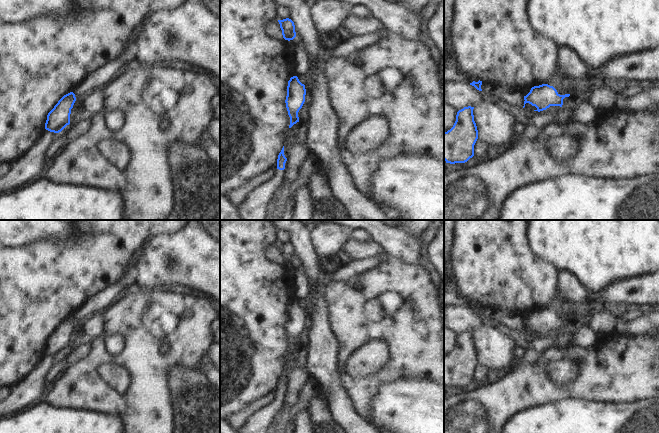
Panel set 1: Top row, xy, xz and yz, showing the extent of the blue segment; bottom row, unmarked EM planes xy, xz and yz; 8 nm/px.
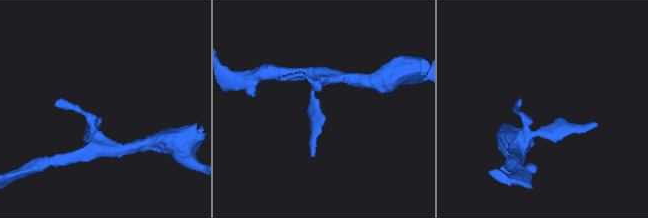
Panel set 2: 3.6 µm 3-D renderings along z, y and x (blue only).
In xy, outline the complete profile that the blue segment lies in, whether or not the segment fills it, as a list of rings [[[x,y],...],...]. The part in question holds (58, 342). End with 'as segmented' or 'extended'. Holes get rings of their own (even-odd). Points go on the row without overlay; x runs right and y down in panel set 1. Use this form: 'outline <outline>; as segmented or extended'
outline [[[73,316],[64,319],[48,337],[45,353],[50,356],[59,357],[69,349],[71,333],[75,325],[76,321]]]; as segmented

